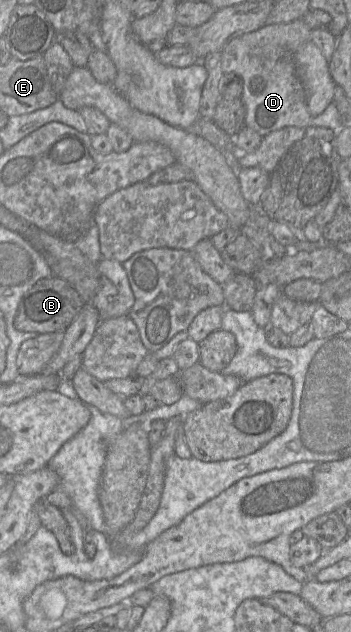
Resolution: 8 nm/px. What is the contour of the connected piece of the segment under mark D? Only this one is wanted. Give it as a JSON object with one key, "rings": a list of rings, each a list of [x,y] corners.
{"rings":[[[302,19],[290,23],[265,25],[262,28],[243,34],[231,40],[221,51],[221,68],[224,74],[233,73],[243,80],[241,100],[245,104],[245,126],[261,136],[283,127],[294,126],[306,129],[311,119],[307,107],[306,92],[297,75],[294,56],[299,48],[311,40],[311,29]]]}

